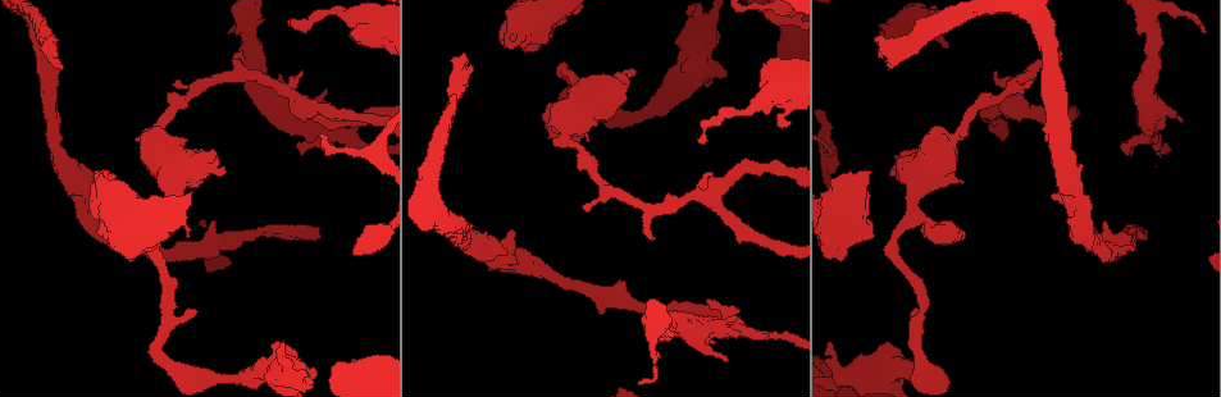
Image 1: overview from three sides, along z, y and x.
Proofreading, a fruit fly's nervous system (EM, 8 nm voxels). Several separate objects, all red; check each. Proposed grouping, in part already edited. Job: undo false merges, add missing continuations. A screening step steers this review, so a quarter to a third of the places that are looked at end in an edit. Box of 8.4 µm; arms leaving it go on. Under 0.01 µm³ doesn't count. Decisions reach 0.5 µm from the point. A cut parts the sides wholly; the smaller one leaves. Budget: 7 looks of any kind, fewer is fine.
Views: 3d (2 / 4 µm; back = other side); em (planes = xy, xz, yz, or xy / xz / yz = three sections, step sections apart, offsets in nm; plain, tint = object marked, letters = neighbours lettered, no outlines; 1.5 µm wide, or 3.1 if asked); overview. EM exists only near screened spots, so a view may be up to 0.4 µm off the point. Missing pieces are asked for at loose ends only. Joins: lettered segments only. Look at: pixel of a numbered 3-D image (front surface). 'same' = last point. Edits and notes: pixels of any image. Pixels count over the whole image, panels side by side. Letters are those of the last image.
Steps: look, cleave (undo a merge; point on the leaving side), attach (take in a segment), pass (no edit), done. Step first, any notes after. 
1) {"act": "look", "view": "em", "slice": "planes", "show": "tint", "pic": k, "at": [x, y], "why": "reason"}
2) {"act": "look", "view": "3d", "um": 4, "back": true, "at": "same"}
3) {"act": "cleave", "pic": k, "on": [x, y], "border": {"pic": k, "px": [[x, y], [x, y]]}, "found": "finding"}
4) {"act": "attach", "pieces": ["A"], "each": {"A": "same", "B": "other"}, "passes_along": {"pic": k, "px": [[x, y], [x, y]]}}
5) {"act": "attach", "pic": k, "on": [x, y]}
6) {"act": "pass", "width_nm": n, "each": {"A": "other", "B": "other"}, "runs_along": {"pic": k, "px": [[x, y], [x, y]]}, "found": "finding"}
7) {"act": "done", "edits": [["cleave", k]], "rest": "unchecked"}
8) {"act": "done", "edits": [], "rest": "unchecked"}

{"act": "look", "view": "em", "slice": "planes", "show": "plain", "pic": 1, "at": [535, 269]}

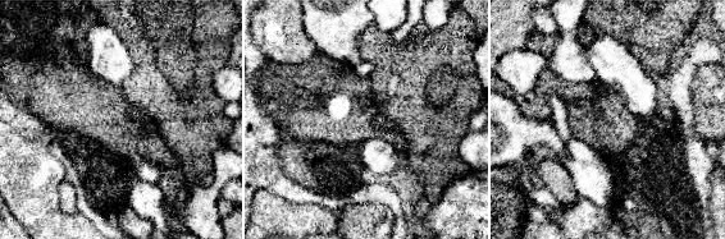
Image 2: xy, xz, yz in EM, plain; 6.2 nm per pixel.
{"act": "look", "view": "em", "slice": "planes", "show": "letters", "at": "same"}

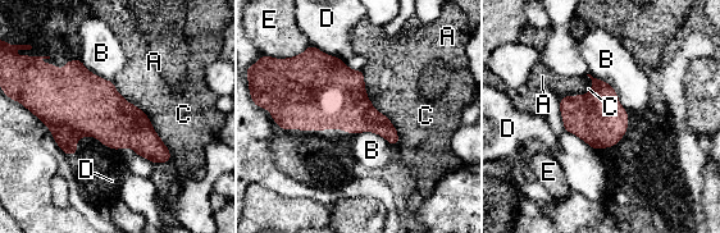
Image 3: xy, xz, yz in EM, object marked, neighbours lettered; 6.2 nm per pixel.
{"act": "pass", "longest_contact_nm": ["C", 650], "each": {"A": "other", "B": "other", "C": "other", "D": "other", "E": "other"}, "found": "one neuron here"}

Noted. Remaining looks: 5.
{"act": "look", "view": "3d", "um": 4, "pic": 1, "at": [654, 237], "why": "branch stops here"}

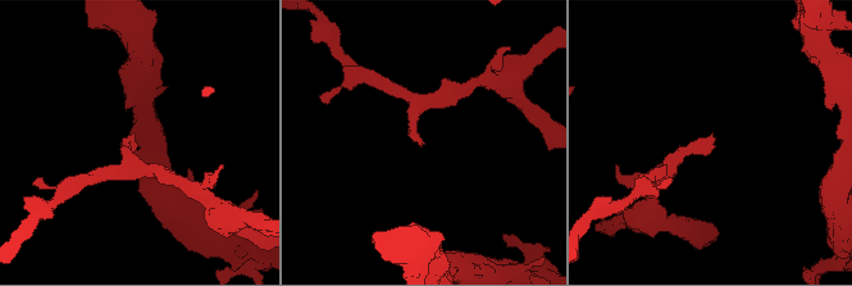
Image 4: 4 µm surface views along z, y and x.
{"act": "look", "view": "em", "slice": "planes", "show": "letters", "pic": 4, "at": [422, 144]}

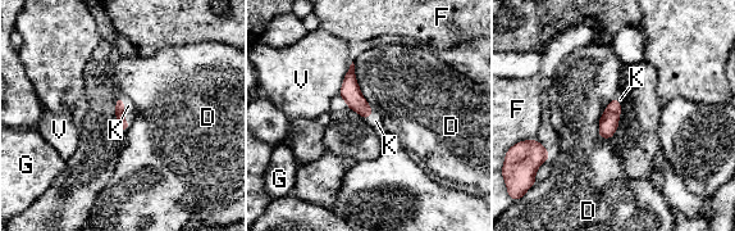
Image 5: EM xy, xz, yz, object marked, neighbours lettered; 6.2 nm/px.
{"act": "attach", "pic": 5, "on": [128, 105], "longest_contact_nm": ["D", 280], "each": {"D": "other", "F": "other", "G": "other", "K": "same", "V": "other"}, "passes_along": {"pic": 5, "px": [[119, 105], [123, 111], [128, 105]]}, "found": "it goes on there"}

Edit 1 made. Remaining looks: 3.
{"act": "look", "view": "em", "slice": "xz", "step": 8, "show": "letters", "pic": 1, "at": [1146, 232], "why": "branch stops here"}

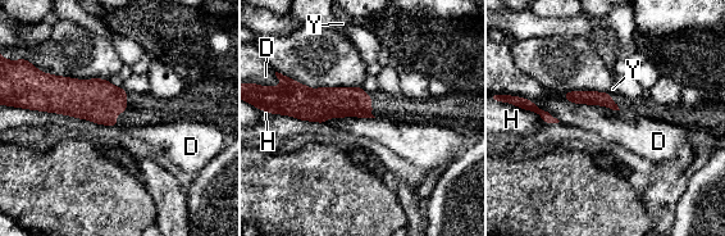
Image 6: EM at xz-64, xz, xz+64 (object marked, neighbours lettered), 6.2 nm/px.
{"act": "pass", "width_nm": 190, "each": {"D": "other", "H": "other", "Y": "other"}, "border": {"pic": 6, "px": [[561, 95], [570, 101], [619, 110]]}, "found": "no lettered segment goes on from it"}

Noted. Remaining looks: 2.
{"act": "done", "edits": [["attach", 5]], "rest": "unchecked"}

